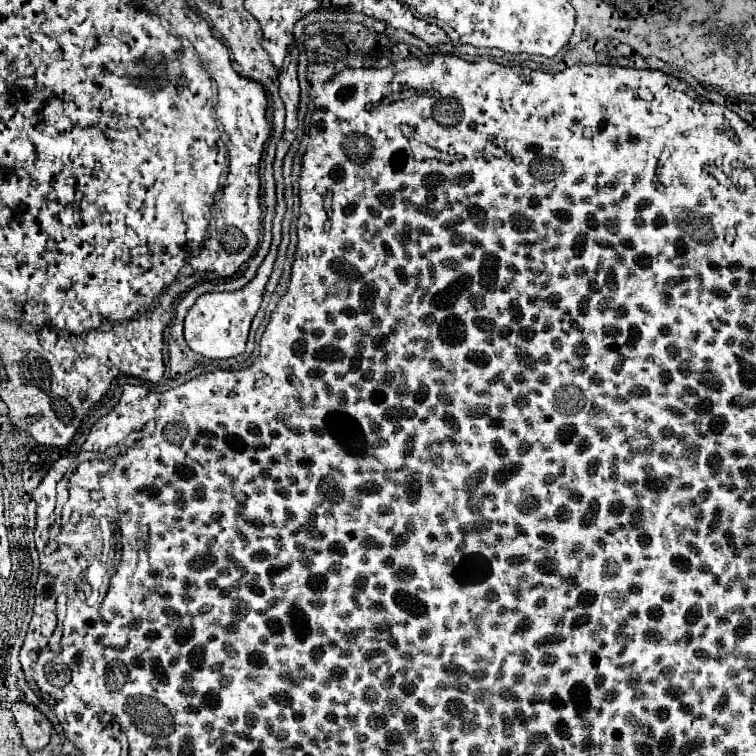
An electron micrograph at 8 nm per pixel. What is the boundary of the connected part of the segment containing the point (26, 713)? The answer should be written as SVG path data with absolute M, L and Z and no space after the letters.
M14 703L12 713L20 729L22 743L28 751L40 751L42 747L48 745L50 735L52 735L52 723L34 705Z

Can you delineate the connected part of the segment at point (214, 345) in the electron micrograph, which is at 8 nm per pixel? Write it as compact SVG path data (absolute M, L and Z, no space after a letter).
M274 219L272 223L276 223L276 227L272 227L272 245L270 245L266 259L258 267L256 277L248 285L244 285L242 289L236 289L236 291L204 293L188 309L186 319L184 319L184 339L186 339L186 345L192 351L196 351L196 353L200 353L208 359L228 359L228 357L236 357L236 355L244 353L248 329L250 329L252 317L256 315L256 311L260 307L262 291L268 283L268 277L270 277L270 271L272 271L272 265L274 265L274 259L276 259L276 253L278 253L278 245L280 245L280 239L282 239L282 233L280 233L282 221Z

